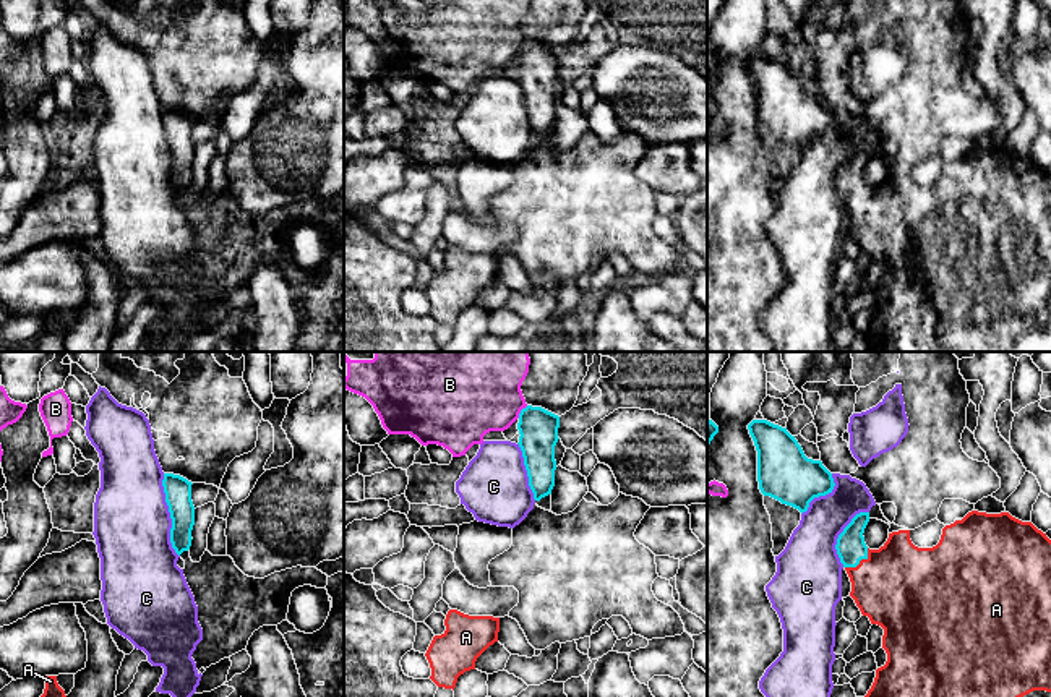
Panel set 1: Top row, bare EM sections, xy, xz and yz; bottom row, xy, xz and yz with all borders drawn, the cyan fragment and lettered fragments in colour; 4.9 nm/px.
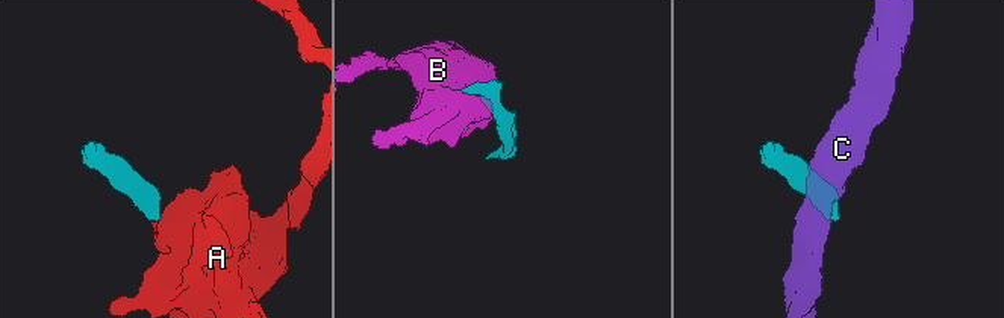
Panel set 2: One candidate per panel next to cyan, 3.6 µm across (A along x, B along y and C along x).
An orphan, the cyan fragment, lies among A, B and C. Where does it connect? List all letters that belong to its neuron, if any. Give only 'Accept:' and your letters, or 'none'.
Accept: A

